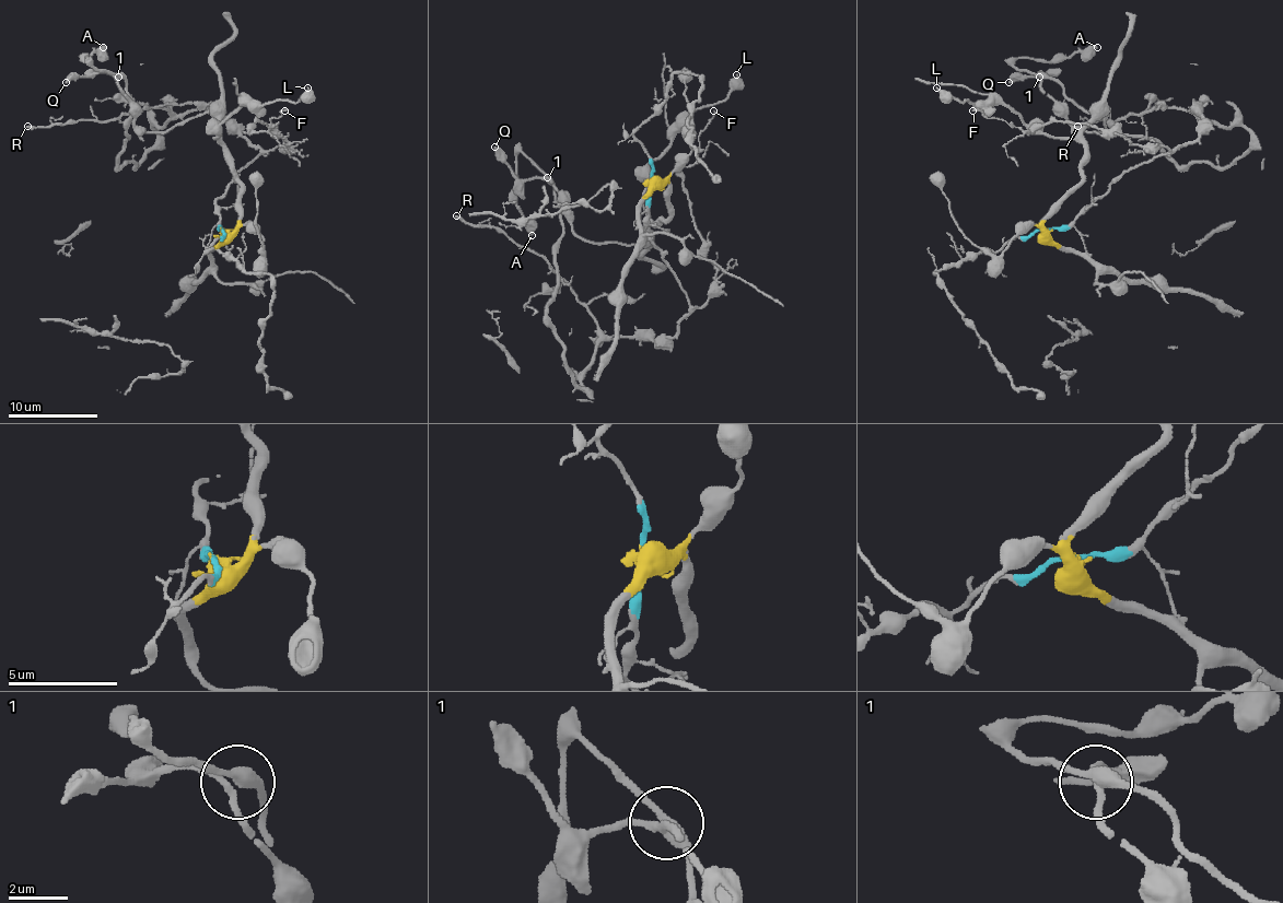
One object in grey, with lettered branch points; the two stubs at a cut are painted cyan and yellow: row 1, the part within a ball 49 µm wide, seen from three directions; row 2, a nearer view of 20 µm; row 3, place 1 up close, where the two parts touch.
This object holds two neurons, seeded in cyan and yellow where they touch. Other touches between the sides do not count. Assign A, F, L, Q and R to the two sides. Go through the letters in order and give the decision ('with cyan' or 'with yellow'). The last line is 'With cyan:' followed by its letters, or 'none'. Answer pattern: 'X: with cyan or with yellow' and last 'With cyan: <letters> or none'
A: with cyan
F: with cyan
L: with yellow
Q: with yellow
R: with cyan
With cyan: A, F, R

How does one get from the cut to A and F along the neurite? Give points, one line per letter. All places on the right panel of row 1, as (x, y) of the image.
A: (1044, 230), (1200, 137), (1200, 109), (1243, 126), (1251, 145), (1228, 165), (1179, 165), (1013, 62), (1097, 47)
F: (1044, 230), (1066, 227), (1127, 172), (1168, 150), (1086, 122), (1050, 120), (1024, 132), (972, 109)

